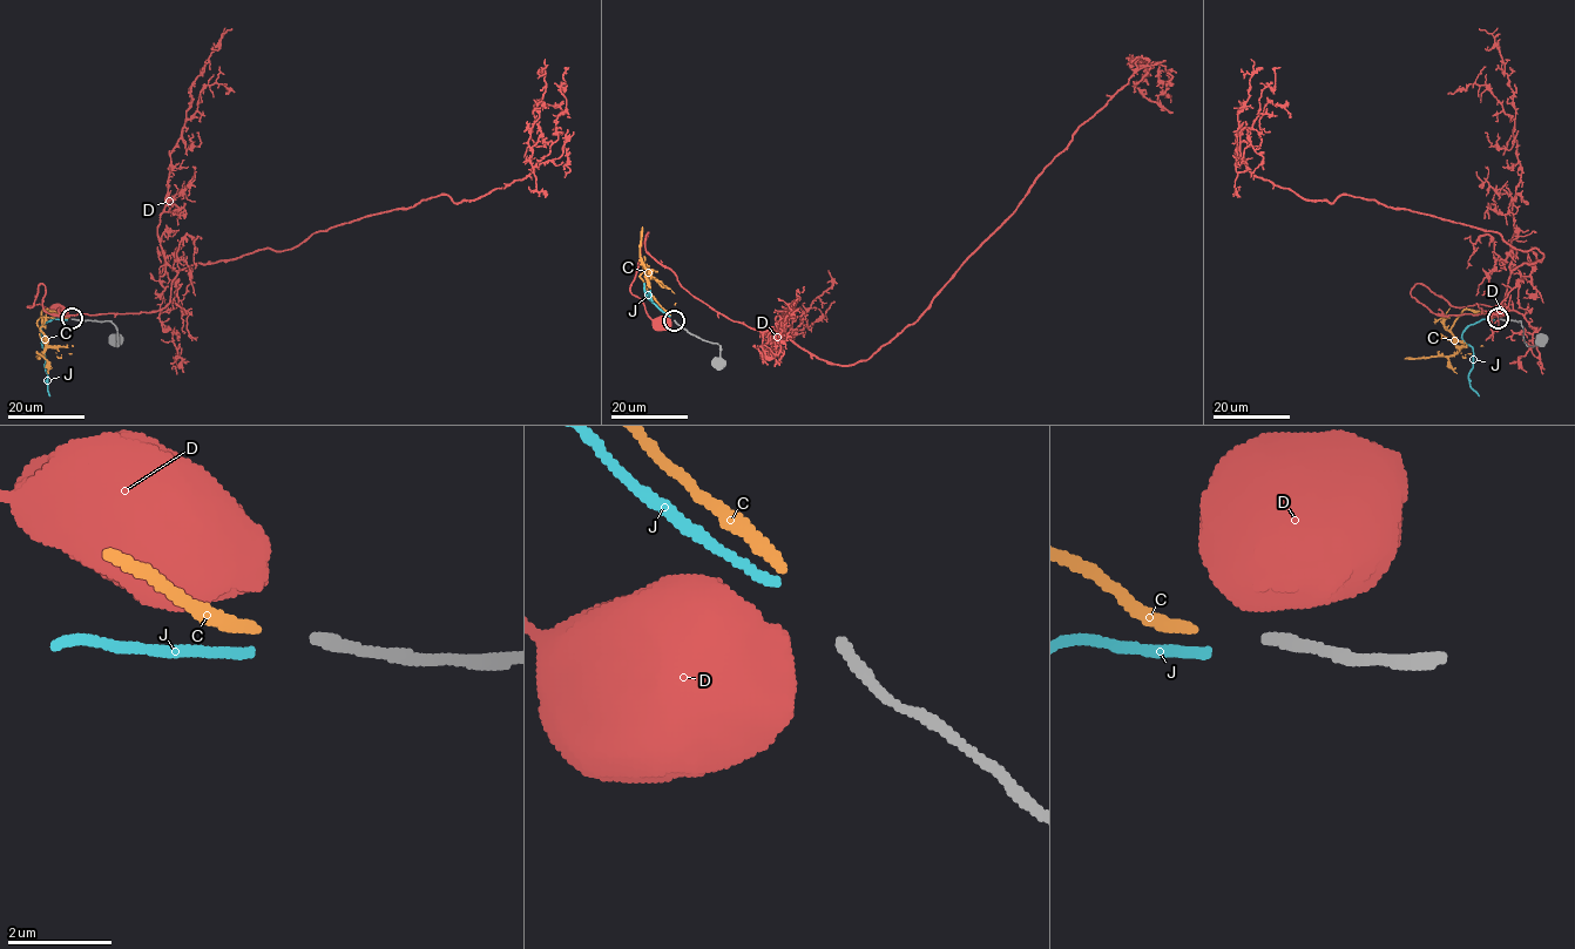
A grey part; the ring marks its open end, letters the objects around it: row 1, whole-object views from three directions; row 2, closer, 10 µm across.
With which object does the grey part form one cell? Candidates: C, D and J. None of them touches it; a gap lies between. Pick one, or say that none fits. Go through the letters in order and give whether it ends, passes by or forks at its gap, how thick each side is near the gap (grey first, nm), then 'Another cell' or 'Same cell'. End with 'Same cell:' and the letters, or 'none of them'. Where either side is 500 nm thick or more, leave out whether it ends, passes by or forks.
C: It ends there. Thickness 240 nm (grey) against 240 nm. Same cell
D: Thickness 240 nm (grey) against 650 nm. Another cell
J: It ends there. Thickness 240 nm (grey) against 170 nm. Another cell
Same cell: C

